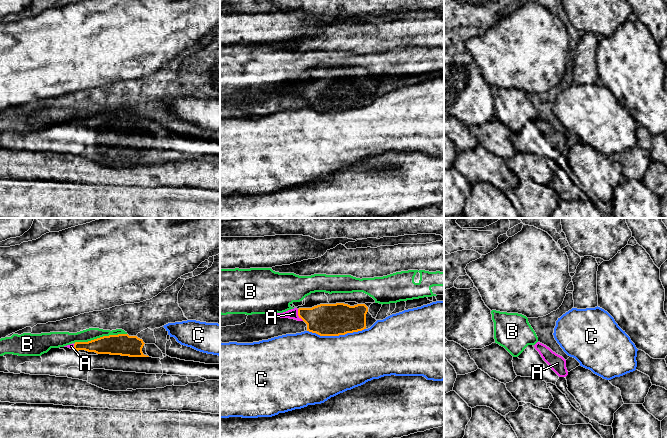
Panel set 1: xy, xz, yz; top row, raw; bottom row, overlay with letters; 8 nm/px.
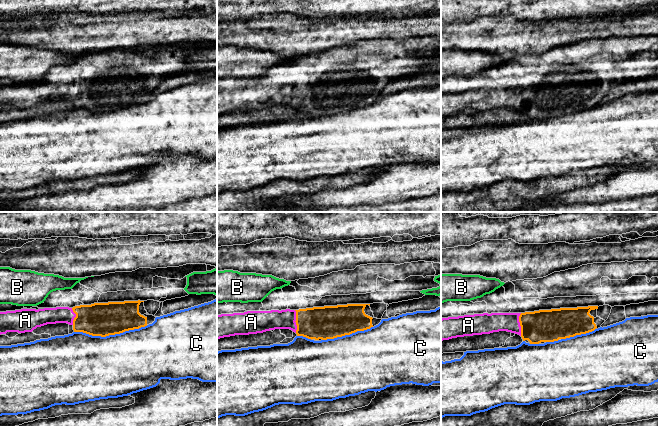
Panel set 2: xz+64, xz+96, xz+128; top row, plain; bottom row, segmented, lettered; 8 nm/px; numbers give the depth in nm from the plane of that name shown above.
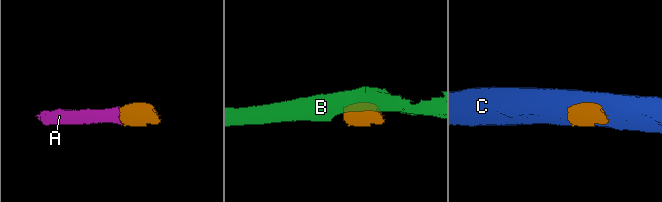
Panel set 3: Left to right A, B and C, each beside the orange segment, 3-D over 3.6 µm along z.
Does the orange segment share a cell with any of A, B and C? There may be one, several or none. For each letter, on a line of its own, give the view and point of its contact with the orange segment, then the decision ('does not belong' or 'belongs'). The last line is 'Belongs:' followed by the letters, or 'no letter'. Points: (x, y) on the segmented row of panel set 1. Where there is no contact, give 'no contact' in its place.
A: xz (298, 315) | belongs
B: xy (100, 337) | does not belong
C: xz (336, 335) | does not belong
Belongs: A

